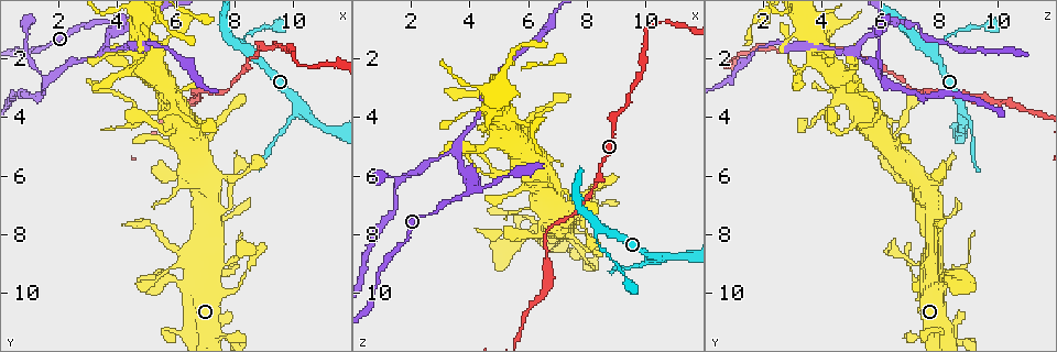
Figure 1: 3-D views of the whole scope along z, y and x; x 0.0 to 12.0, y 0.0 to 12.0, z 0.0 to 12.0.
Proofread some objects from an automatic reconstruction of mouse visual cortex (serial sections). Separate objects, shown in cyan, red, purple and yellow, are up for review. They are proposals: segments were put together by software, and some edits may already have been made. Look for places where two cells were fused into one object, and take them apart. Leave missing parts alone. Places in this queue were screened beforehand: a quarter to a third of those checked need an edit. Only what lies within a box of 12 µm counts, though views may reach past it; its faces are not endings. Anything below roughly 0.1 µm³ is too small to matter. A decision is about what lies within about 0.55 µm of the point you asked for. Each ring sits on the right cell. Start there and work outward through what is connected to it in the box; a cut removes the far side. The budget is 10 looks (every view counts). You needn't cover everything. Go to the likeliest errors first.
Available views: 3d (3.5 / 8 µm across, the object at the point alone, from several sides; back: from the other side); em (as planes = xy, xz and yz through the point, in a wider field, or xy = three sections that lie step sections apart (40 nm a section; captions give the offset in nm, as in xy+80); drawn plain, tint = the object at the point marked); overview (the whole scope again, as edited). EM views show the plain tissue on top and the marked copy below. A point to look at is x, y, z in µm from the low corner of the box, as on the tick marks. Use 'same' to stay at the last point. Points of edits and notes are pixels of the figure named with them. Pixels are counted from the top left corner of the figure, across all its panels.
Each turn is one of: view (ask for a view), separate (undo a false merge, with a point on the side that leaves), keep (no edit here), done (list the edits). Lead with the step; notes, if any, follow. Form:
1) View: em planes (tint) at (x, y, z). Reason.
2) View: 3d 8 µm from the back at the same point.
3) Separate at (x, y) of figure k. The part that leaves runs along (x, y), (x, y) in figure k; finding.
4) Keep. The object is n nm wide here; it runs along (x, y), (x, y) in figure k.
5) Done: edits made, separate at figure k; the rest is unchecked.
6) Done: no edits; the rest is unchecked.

View: 3d 3.5 µm at (10.2, 2.2, 0.8). Sharp bend.

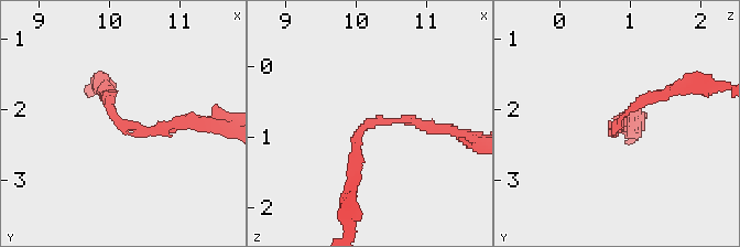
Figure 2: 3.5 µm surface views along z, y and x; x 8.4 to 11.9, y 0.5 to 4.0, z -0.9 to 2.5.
View: em xy step 2 (tint) at (10.20, 2.25, 0.80). Now the EM.

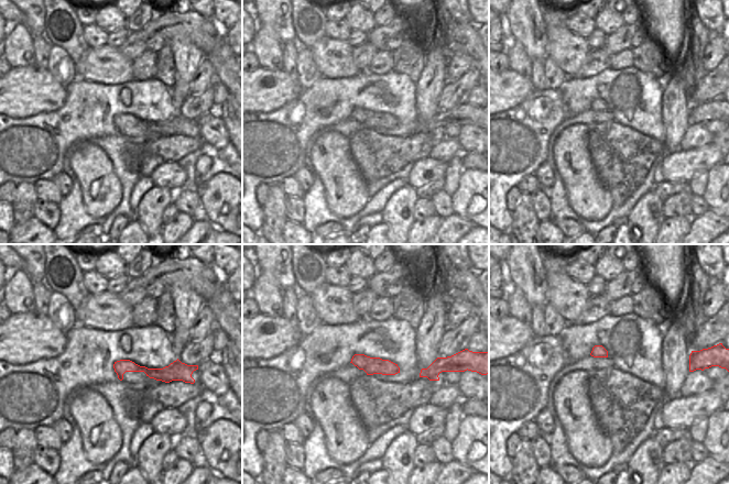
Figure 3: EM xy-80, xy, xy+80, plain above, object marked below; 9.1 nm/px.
Separate at (187, 124) of figure 2. The arms are 150, 200 nm wide; the part that leaves runs along (143, 129), (228, 126) in figure 2; a second cell is stuck on.

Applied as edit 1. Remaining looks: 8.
View: overview. See it whole again.

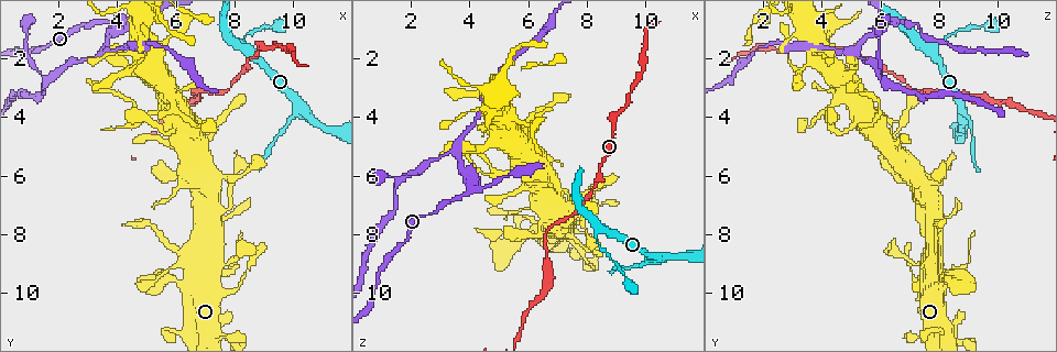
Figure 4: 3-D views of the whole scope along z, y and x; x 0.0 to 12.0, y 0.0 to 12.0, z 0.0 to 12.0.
View: 3d 3.5 µm at (8.4, 1.8, 7.9). Two arms in line, one across.

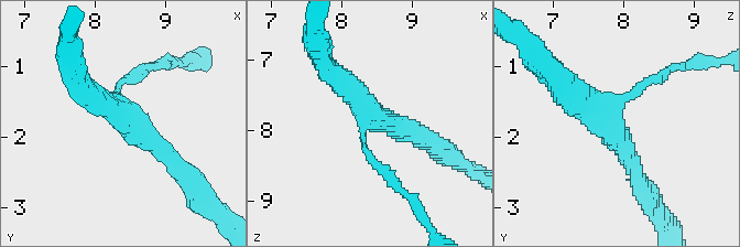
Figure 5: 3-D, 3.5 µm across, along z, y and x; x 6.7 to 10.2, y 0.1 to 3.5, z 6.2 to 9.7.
View: em xy step 5 (tint) at (8.50, 1.70, 7.85). 3 arms meet here; the arms are 100, 250, 350 nm wide.

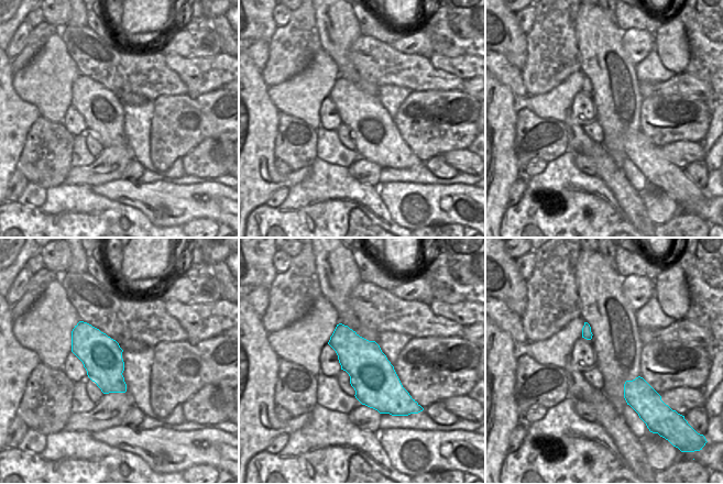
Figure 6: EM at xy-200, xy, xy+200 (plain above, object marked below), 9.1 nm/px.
Keep. It runs along (175, 167), (128, 116), (80, 86) in figure 5; one cell here.

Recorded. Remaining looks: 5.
View: 3d 3.5 µm at (7.3, 7.3, 7.5). Calibre changes.

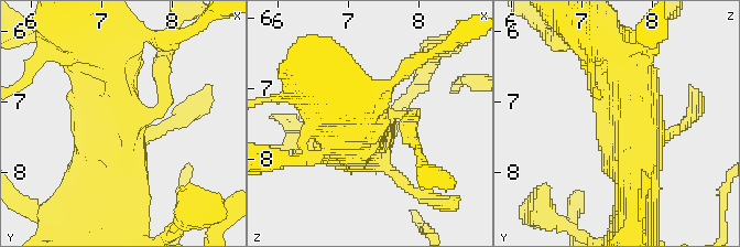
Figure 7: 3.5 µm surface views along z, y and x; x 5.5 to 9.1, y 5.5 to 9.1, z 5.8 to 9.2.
View: em xy step 5 (tint) at (7.40, 7.30, 7.55).

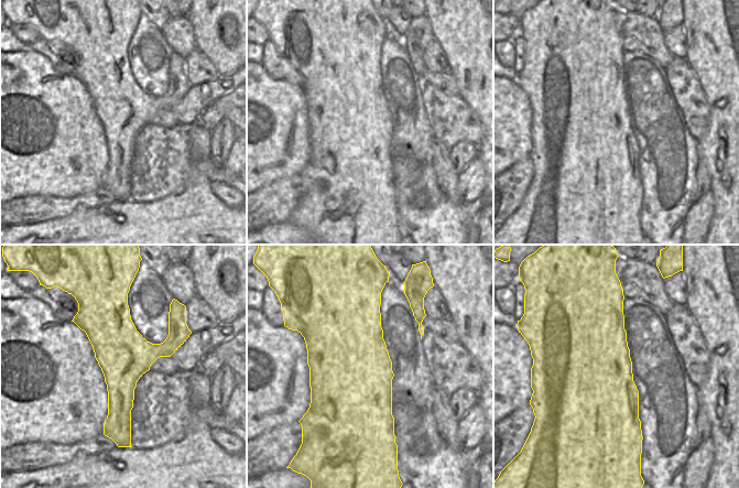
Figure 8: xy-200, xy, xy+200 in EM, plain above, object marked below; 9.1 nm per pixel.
Keep. All the same cell.

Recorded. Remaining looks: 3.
View: 3d 8 µm at (4.5, 2.3, 3.5). Sudden change in width.

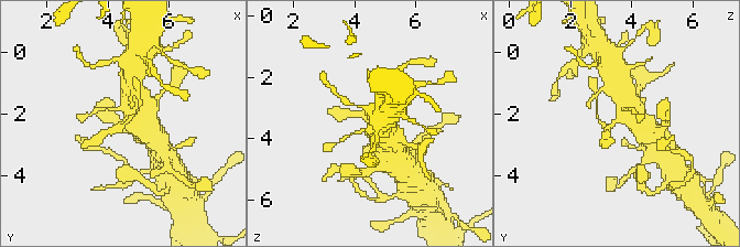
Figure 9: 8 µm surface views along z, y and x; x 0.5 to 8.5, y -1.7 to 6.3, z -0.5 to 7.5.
View: em xy step 3 (tint) at (4.6, 2.3, 3.4). Now the EM.

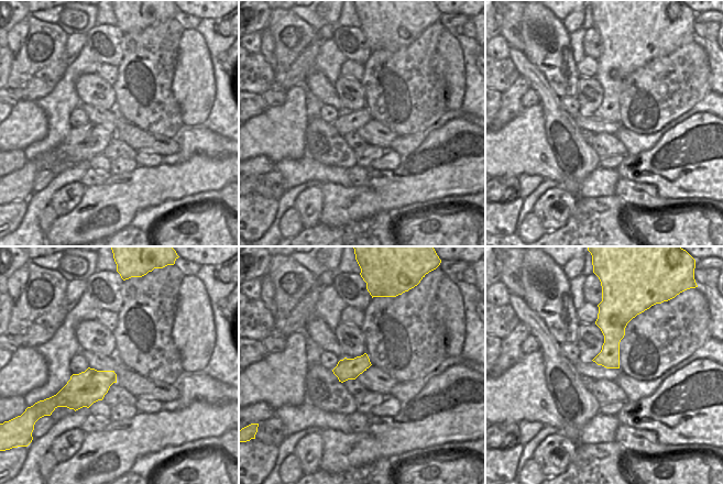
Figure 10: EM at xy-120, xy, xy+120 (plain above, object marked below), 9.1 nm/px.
Keep. It runs along (389, 141), (363, 115), (347, 115) in figure 9; continuous, no second cell.

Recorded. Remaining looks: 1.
Done: edits made, separate at figure 2; the rest is unchecked.

